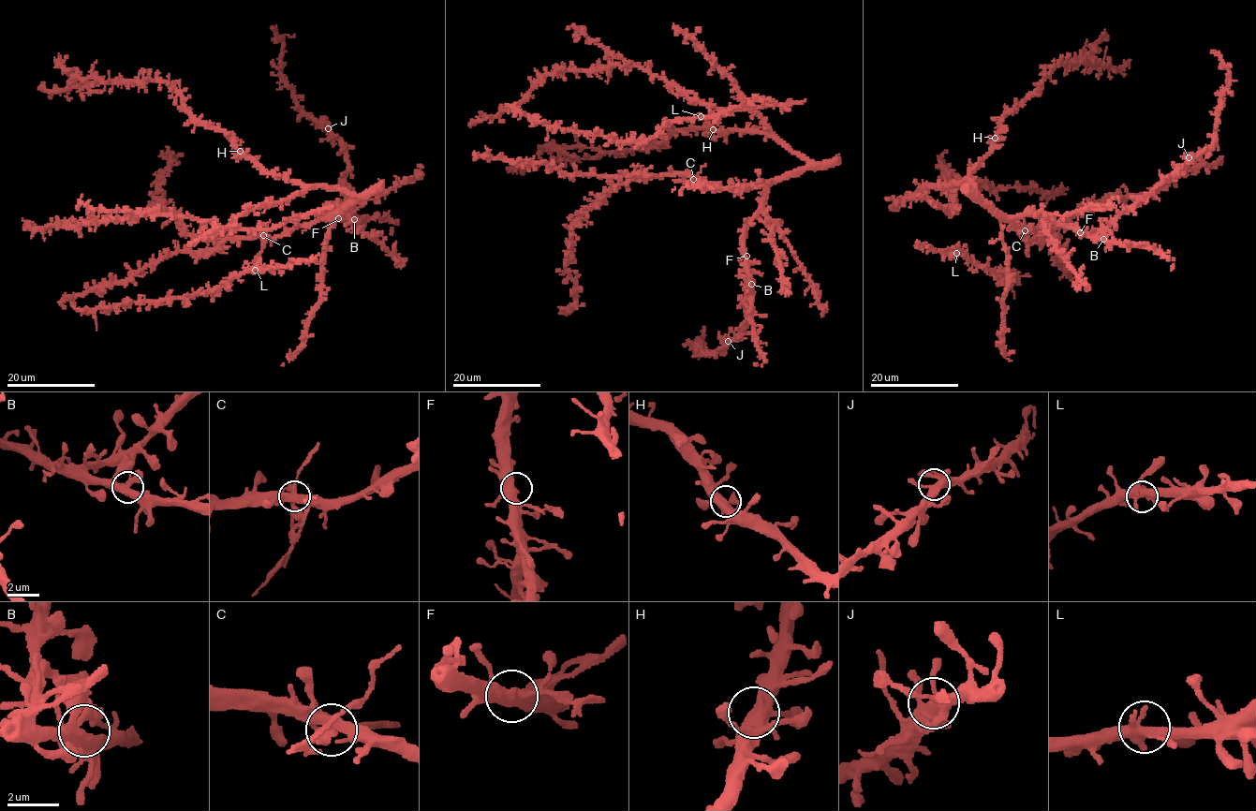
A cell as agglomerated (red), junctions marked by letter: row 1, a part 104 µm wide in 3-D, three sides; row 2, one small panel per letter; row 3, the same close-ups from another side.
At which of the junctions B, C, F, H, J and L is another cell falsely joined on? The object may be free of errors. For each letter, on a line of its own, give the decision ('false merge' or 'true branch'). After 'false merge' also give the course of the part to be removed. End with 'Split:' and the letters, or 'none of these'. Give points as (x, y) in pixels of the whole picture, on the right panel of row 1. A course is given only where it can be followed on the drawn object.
B: true branch
C: false merge; course (1025, 230), (1025, 241), (1019, 231), (1008, 228)
F: true branch
H: true branch
J: true branch
L: true branch
Split: C

